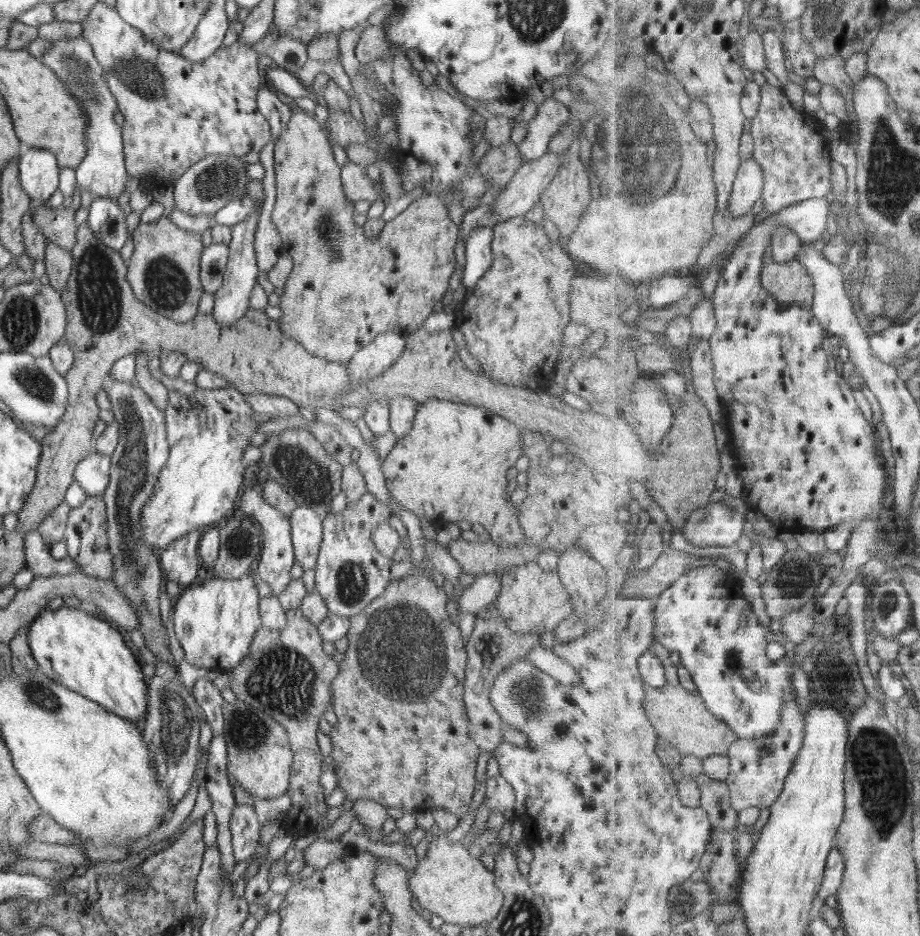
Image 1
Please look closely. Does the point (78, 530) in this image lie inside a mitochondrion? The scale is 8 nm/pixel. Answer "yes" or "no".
no

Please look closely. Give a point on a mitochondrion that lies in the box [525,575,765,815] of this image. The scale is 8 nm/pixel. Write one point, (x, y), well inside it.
(733, 663)

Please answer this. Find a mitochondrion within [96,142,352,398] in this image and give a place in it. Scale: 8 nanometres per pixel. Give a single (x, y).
(167, 286)

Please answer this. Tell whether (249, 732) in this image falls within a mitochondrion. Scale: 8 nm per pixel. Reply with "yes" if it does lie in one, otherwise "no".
yes

